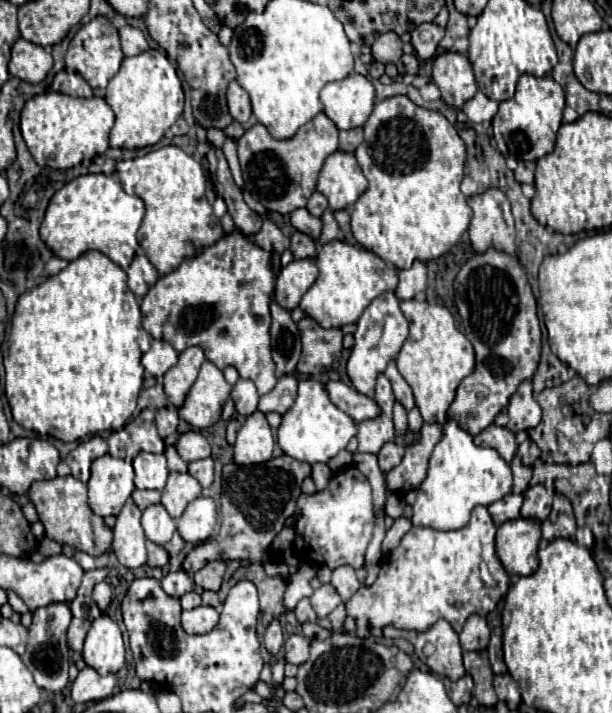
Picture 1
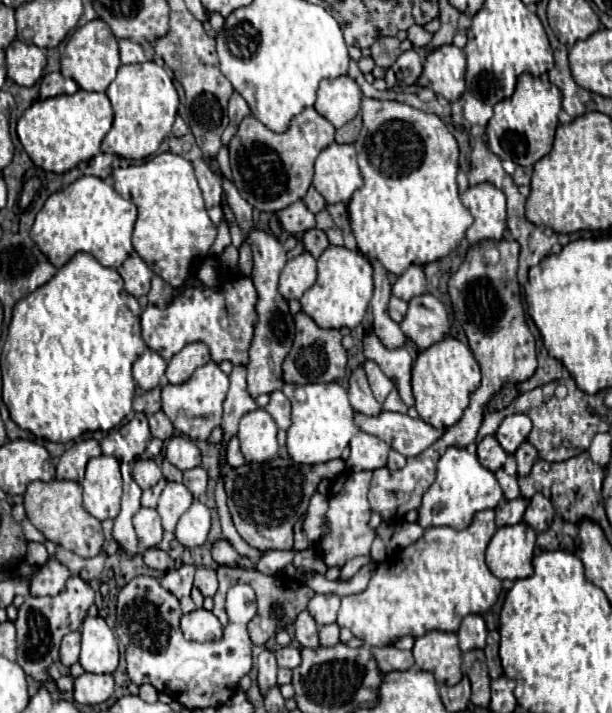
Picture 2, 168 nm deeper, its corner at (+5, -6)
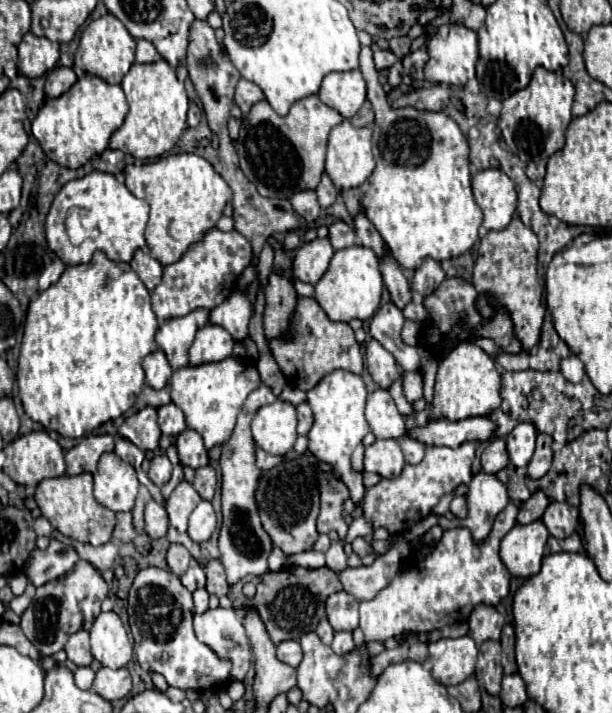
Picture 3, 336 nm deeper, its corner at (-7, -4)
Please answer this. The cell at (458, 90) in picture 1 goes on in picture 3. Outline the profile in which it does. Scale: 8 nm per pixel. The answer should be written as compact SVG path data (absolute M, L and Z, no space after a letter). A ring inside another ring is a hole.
M452 23L448 37L442 37L438 31L432 33L428 41L428 63L424 67L424 77L430 83L446 83L446 85L466 85L468 79L474 77L474 65L478 61L478 35L476 31Z

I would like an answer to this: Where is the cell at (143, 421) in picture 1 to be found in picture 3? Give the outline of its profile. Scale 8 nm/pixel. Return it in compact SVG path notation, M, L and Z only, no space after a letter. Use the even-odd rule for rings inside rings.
M144 407L142 411L124 419L118 429L120 437L128 437L138 449L154 451L160 441L160 427L156 421L156 409Z

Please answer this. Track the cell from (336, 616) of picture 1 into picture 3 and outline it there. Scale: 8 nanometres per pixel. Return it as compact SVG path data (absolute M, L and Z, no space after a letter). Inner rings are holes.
M338 631L334 633L334 641L332 641L332 651L336 655L346 655L350 651L354 651L354 641L352 641L352 633L350 631Z

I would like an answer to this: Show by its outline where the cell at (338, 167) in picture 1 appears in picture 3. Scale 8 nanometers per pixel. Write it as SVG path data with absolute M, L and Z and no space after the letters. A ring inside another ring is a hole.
M348 119L336 125L328 135L328 155L326 155L326 173L330 175L332 183L344 191L350 187L362 185L374 169L372 157L372 127L354 127Z

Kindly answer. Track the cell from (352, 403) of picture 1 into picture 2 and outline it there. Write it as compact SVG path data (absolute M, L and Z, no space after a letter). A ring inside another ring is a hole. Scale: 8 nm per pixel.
M382 411L374 417L354 413L354 421L360 431L384 439L394 451L402 453L404 457L422 453L442 435L442 429L434 429L422 419L412 419L402 413Z

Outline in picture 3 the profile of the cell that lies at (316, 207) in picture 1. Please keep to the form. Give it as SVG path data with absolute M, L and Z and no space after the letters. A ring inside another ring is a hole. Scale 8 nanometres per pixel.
M324 173L320 185L316 187L316 193L318 193L318 203L326 209L326 207L330 207L330 205L336 201L336 193L338 193L338 189L332 185L330 177Z

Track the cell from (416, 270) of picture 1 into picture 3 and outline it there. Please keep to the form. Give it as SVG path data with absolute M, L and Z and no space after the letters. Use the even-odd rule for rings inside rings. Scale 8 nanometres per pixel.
M426 257L424 263L414 273L412 291L422 295L422 297L426 297L426 295L430 295L444 281L444 277L446 277L446 273L442 271L440 263L430 259L430 257Z

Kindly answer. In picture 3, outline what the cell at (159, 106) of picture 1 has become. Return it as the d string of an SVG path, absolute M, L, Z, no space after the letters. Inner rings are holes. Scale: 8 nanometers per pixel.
M164 59L150 65L134 63L120 85L126 93L130 111L122 127L110 137L110 149L120 149L136 159L154 159L170 151L188 127L186 111L189 109L189 98L184 83L176 77L176 69L172 69Z

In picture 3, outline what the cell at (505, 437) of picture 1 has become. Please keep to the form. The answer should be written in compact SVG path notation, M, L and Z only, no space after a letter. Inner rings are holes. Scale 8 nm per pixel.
M496 437L494 441L490 441L490 445L484 449L480 461L482 461L482 471L488 473L488 475L494 475L500 469L504 469L508 465L508 461L510 461L508 453L506 453L504 439Z

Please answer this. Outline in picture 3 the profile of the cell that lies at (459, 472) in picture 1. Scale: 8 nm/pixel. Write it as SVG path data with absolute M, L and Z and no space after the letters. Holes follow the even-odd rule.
M478 473L472 477L468 485L468 517L466 519L440 519L442 529L450 527L468 527L472 531L474 543L482 543L492 531L492 523L496 515L510 503L506 487L494 477L486 473Z

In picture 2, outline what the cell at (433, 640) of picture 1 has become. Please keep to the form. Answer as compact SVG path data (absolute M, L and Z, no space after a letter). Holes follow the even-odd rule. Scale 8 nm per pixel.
M428 631L414 641L416 667L430 671L440 685L456 685L462 679L462 659L456 633Z

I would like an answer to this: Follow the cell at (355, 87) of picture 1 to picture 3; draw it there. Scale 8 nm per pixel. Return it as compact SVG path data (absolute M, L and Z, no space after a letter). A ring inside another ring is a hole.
M360 69L344 71L344 73L328 73L322 79L318 97L328 107L336 109L344 119L350 119L358 113L362 103L366 101L366 85Z

